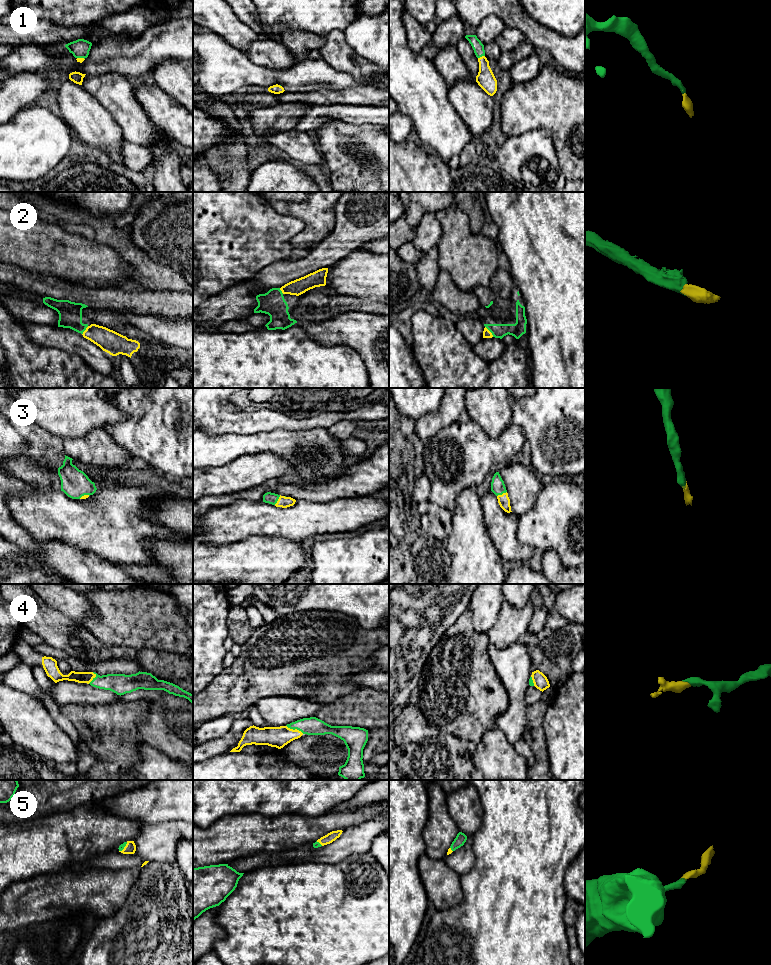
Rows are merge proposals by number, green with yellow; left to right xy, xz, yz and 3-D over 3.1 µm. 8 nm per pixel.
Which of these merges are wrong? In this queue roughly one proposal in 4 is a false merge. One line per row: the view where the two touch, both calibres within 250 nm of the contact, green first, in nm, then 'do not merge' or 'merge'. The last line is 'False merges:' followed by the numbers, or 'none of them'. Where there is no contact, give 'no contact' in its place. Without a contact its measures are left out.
1: meets green in yz; 90 nm thick on the green side, 150 nm on the other; merge
2: meets green in yz; 110 nm thick on the green side, 60 nm on the other; merge
3: meets green in xz; 90 nm thick on the green side, 90 nm on the other; merge
4: meets green in xz; 140 nm thick on the green side, 170 nm on the other; merge
5: meets green in xy; 50 nm thick on the green side, 90 nm on the other; merge
False merges: none of them

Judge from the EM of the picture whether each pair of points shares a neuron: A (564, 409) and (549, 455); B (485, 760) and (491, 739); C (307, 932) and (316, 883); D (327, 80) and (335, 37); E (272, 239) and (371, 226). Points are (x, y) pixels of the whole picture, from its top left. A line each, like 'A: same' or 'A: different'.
A: same
B: same
C: same
D: different
E: different

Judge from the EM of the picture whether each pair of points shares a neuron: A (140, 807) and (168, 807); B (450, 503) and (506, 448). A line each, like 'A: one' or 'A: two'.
A: one
B: one

